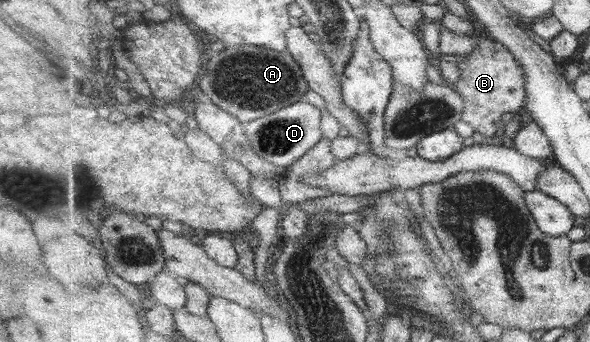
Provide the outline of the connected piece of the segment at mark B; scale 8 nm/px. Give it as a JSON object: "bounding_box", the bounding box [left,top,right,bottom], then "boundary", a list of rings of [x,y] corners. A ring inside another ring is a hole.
{"bounding_box":[453,37,526,141],"boundary":[[[484,37],[473,38],[477,39],[479,44],[471,53],[466,55],[467,59],[457,63],[460,69],[460,79],[453,87],[464,98],[462,120],[474,126],[476,132],[480,133],[486,141],[497,141],[500,137],[498,129],[502,129],[505,123],[502,121],[502,115],[504,113],[520,113],[526,107],[526,75],[520,62],[502,43]]]}

